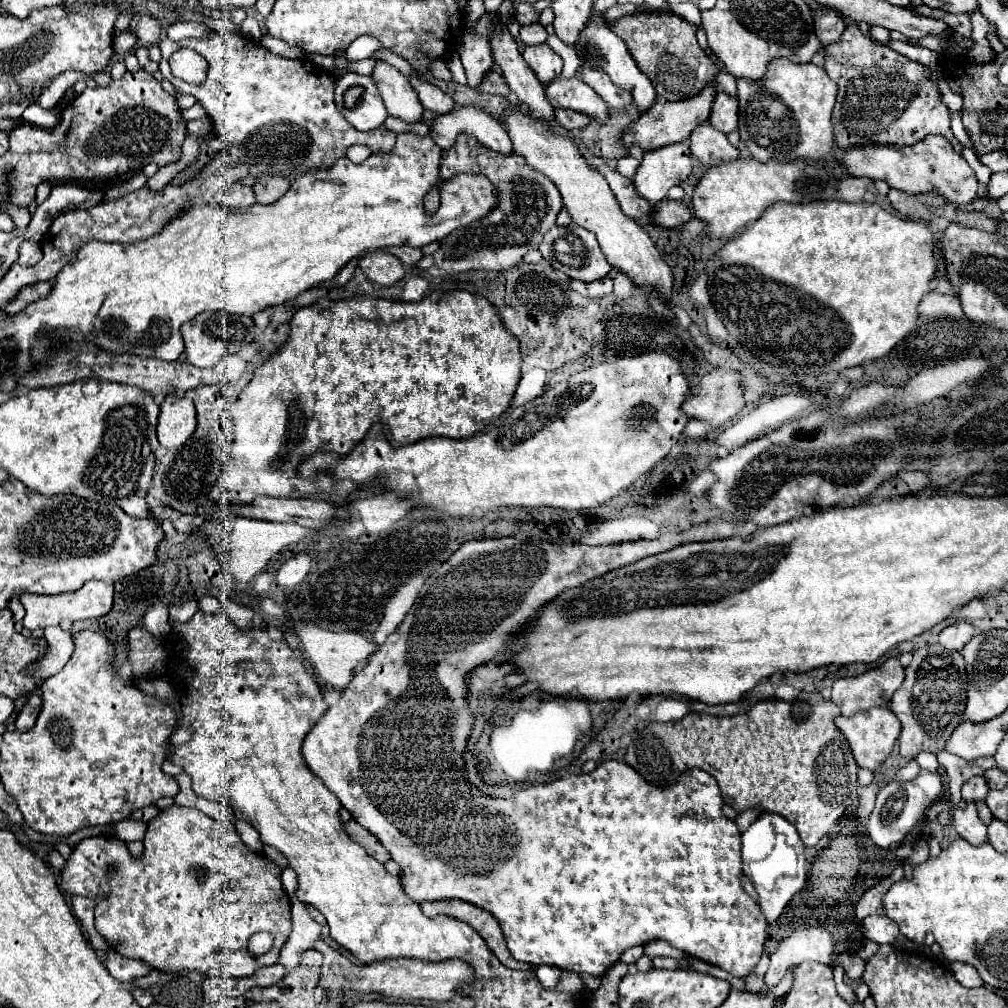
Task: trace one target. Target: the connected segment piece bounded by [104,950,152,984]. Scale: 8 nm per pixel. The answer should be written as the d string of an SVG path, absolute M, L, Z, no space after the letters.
M108 950L106 952L106 970L120 982L128 984L130 980L138 978L138 976L146 976L152 972L152 968L146 964L146 962L140 962L140 960L130 960L130 958L124 958L120 954L116 954L114 950Z

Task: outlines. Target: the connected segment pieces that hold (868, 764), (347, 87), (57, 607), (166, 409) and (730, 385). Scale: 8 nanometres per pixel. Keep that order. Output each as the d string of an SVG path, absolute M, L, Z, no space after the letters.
M884 706L884 708L870 708L870 710L864 710L864 712L856 712L850 718L838 716L836 718L836 728L848 740L856 764L860 768L868 768L868 770L876 772L884 764L884 760L890 756L890 752L892 752L892 748L894 748L894 744L900 736L902 726L900 726L898 718L890 712L890 708Z
M354 72L340 76L336 80L336 106L356 130L364 132L380 128L388 118L388 110L372 76Z
M90 580L76 592L66 592L60 596L38 596L38 594L24 594L20 598L26 616L24 616L24 628L36 630L36 628L48 628L48 626L60 626L62 622L76 622L86 618L100 618L106 616L112 608L114 598L114 586L102 580Z
M168 394L160 406L160 418L158 418L158 442L172 450L182 446L196 430L196 410L194 402L190 398L176 398L174 394Z
M714 368L710 374L706 374L700 380L700 392L690 396L682 410L696 420L710 422L714 428L728 424L740 410L744 408L744 386L742 386L742 372L740 370L726 370L726 368Z

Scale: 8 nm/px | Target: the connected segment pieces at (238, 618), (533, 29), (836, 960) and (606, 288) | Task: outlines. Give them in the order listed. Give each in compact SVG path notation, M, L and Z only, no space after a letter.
M228 600L224 604L224 612L228 614L228 618L242 630L248 630L254 622L254 612L242 604L236 604L234 600Z
M530 24L530 26L522 26L518 40L524 42L526 46L536 46L536 44L544 44L548 38L548 32L544 30L542 24Z
M834 954L830 966L834 968L840 964L842 964L842 968L850 980L860 980L860 976L864 972L864 960L860 956L856 956L856 954Z
M606 276L606 278L594 280L594 282L572 280L570 286L572 286L572 290L576 290L576 292L582 294L582 296L588 296L588 298L602 298L602 296L606 296L606 294L612 292L612 278Z

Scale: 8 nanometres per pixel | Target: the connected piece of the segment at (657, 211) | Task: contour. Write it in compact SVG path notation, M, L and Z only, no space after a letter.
M674 200L658 202L656 208L654 208L654 212L652 212L652 218L650 218L650 222L654 226L668 228L668 230L680 228L680 226L688 224L690 220L692 220L690 206L686 206L684 202L674 202Z

